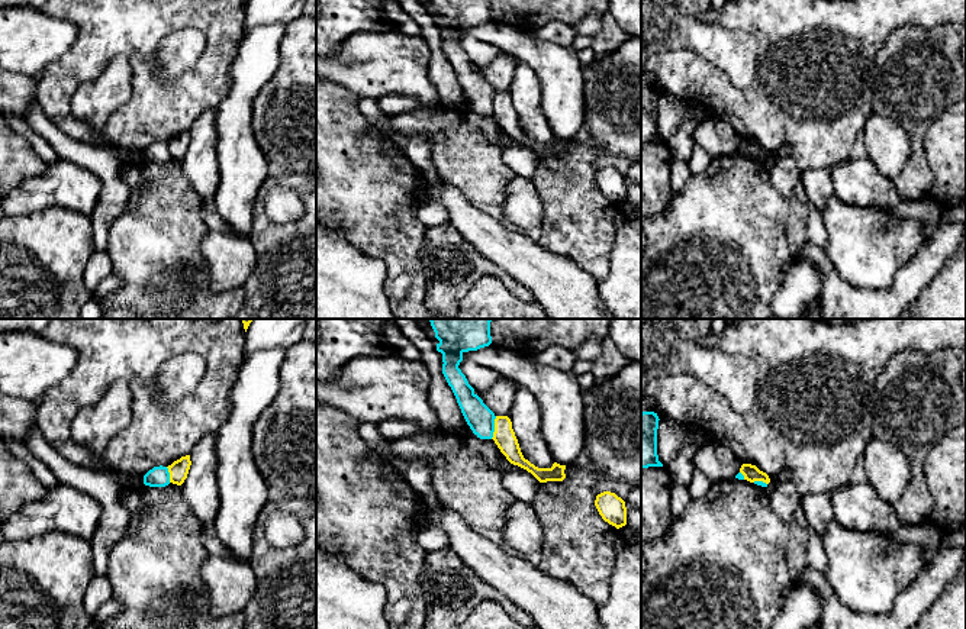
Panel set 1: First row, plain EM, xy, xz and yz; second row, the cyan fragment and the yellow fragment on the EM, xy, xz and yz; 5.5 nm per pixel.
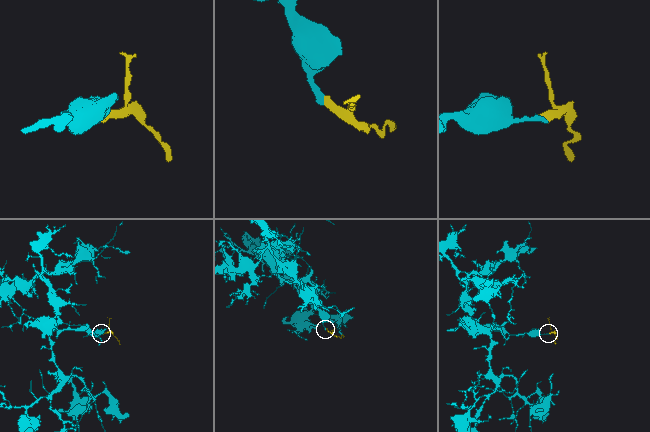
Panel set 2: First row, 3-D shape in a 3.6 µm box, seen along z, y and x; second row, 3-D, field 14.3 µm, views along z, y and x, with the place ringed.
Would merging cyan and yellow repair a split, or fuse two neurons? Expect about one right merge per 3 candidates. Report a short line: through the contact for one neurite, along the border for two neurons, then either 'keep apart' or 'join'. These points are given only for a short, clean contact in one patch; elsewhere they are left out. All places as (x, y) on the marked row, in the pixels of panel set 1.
line xz (496, 416), (490, 438); keep apart

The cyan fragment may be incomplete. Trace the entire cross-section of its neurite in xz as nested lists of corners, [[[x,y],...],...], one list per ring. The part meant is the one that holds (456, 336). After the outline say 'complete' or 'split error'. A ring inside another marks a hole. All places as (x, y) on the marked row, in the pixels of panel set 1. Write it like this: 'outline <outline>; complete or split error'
outline [[[428,319],[431,326],[435,332],[435,338],[439,341],[437,343],[437,351],[442,354],[442,374],[451,387],[457,403],[461,409],[461,413],[473,430],[473,433],[480,439],[492,439],[495,432],[495,413],[483,403],[483,400],[474,393],[474,388],[468,384],[466,375],[458,368],[460,362],[463,361],[463,354],[468,351],[477,351],[480,348],[489,346],[492,343],[490,336],[490,322],[492,319]]]; complete

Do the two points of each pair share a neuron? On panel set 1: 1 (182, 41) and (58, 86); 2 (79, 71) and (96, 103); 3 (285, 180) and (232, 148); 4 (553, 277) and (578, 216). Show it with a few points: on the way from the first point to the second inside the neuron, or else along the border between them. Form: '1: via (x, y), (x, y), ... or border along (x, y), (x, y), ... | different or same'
1: border along (184, 28), (154, 57), (160, 83) | different
2: border along (110, 60), (79, 86), (73, 113) | different
3: border along (271, 170), (254, 202) | different
4: border along (537, 242), (547, 250), (572, 258), (591, 274) | different

